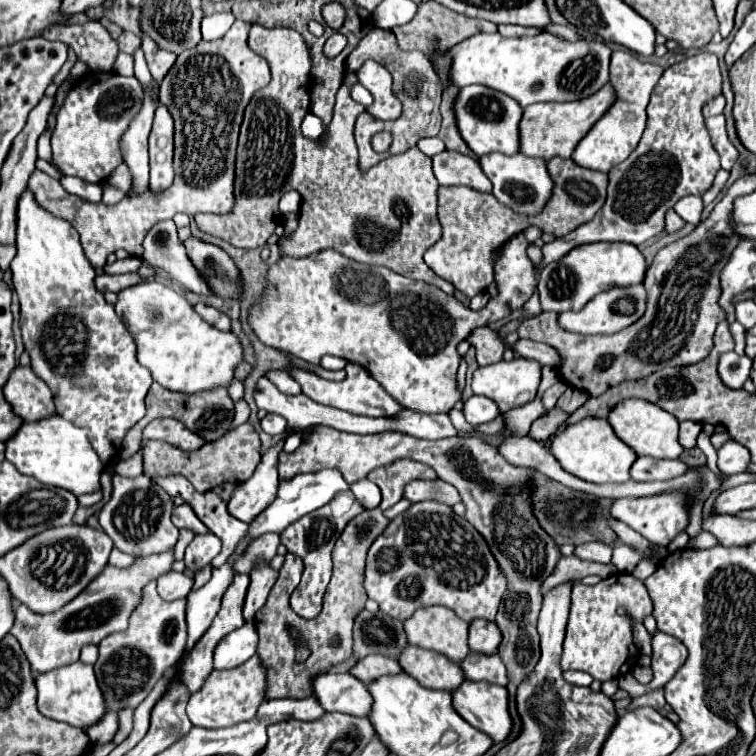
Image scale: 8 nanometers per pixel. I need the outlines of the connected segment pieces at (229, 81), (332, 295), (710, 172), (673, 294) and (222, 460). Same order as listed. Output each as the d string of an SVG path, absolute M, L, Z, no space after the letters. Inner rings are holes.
M235 21L233 27L215 41L201 41L197 47L181 53L167 73L167 77L161 81L161 103L167 105L169 113L173 115L175 121L175 181L167 191L161 193L143 193L139 197L125 197L121 203L109 207L109 205L93 205L87 203L75 195L69 195L59 181L51 179L43 171L35 171L29 177L27 189L35 195L35 201L49 211L55 217L61 217L69 221L75 231L81 235L81 245L85 251L85 257L89 263L97 269L101 269L111 253L117 249L125 249L129 255L141 257L143 255L143 235L153 227L157 221L173 219L177 213L187 213L189 217L197 213L217 213L225 215L231 213L235 207L235 195L233 195L233 181L235 181L235 149L237 149L237 135L239 135L239 125L243 121L243 111L253 93L261 87L265 87L271 81L269 65L267 61L257 55L255 51L249 49L247 37L249 37L251 25L245 21Z
M525 235L511 237L507 249L501 249L499 259L495 261L497 295L475 313L467 313L463 303L433 285L413 281L385 267L357 263L333 249L307 257L283 257L269 269L267 297L261 305L251 309L249 323L265 345L287 351L307 363L319 365L323 355L335 355L363 365L405 409L417 413L449 413L451 407L461 401L461 391L457 387L457 367L461 357L457 355L457 343L467 339L473 329L501 321L509 317L511 311L521 309L537 285L535 263L527 257L525 249Z
M699 53L665 69L657 81L647 107L647 127L635 151L609 171L607 201L599 213L585 225L565 237L559 237L541 247L543 259L537 263L537 273L567 255L573 247L597 241L623 241L641 245L647 239L663 233L665 213L685 195L703 195L719 167L719 155L711 145L705 129L701 107L721 93L719 63L713 53Z
M725 197L687 237L663 247L655 255L643 279L643 287L647 289L647 311L637 323L615 335L577 335L559 327L557 313L541 313L525 319L517 327L517 335L555 347L555 351L563 355L563 363L557 367L559 377L591 397L599 397L621 381L643 379L663 367L699 363L713 347L717 323L725 321L725 313L717 305L721 295L719 273L741 241L729 221L733 199L735 197Z
M251 423L240 425L216 440L215 443L207 443L201 449L191 451L191 453L181 451L181 449L169 445L169 443L163 443L163 441L147 441L147 443L141 445L143 473L149 479L165 477L165 475L183 475L191 481L191 485L197 491L211 491L211 487L217 487L221 483L243 483L243 481L247 481L261 461L259 447L261 447L261 441ZM219 445L221 445L221 453L219 453Z

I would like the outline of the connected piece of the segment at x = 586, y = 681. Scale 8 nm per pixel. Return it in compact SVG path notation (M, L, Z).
M563 671L563 679L567 679L567 683L573 685L591 685L591 675L581 673L581 671Z

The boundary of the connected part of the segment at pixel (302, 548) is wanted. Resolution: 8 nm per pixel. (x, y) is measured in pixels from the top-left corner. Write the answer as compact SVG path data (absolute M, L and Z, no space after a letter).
M343 491L343 493L337 493L331 499L331 503L327 503L321 509L301 517L299 521L291 523L281 533L281 543L287 547L287 551L299 555L303 559L303 563L305 563L305 571L303 571L301 583L291 593L291 609L299 617L315 617L315 615L319 615L323 593L325 593L325 587L327 587L327 583L331 579L331 549L333 549L337 537L343 533L345 525L353 517L357 517L361 511L363 511L363 507L357 503L353 493L351 491Z

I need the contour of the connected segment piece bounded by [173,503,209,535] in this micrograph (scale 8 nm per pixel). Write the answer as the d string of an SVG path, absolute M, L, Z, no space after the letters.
M183 503L181 507L175 507L173 511L173 523L179 527L179 529L189 529L193 531L195 535L199 533L209 533L209 529L199 521L199 517L193 513L191 505Z

